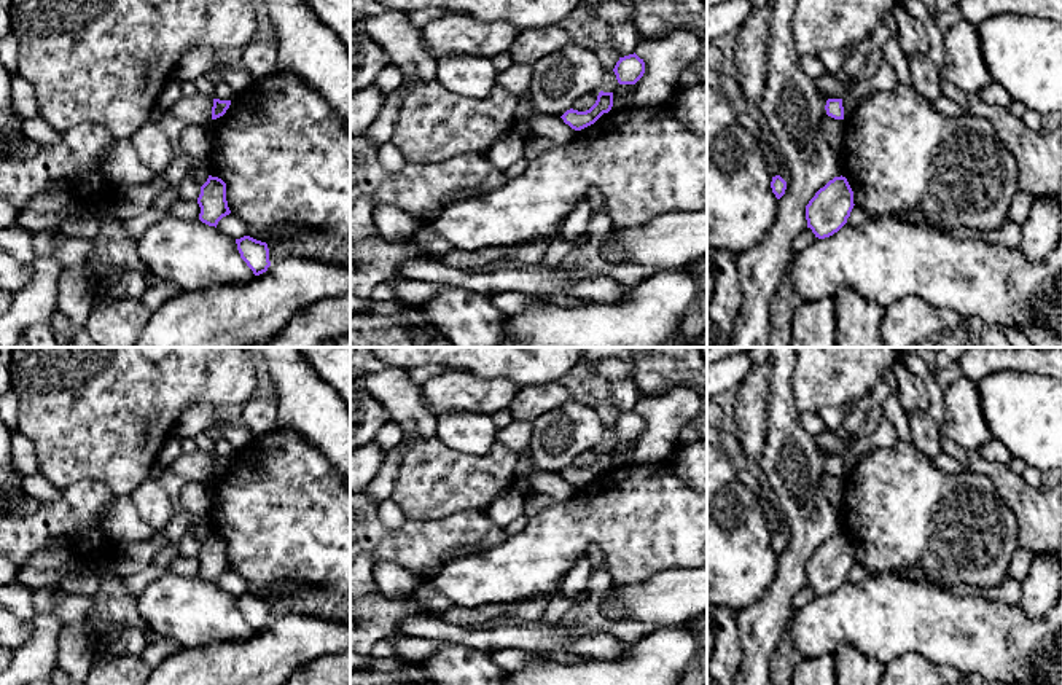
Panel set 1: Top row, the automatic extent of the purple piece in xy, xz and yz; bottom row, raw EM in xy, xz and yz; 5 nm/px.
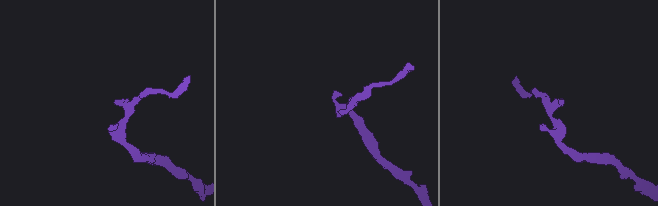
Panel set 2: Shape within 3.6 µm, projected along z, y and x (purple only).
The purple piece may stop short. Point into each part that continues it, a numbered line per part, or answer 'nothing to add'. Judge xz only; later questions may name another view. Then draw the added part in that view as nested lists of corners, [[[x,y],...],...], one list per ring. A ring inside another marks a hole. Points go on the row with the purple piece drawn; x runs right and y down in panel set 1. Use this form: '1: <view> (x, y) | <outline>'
nothing to add

